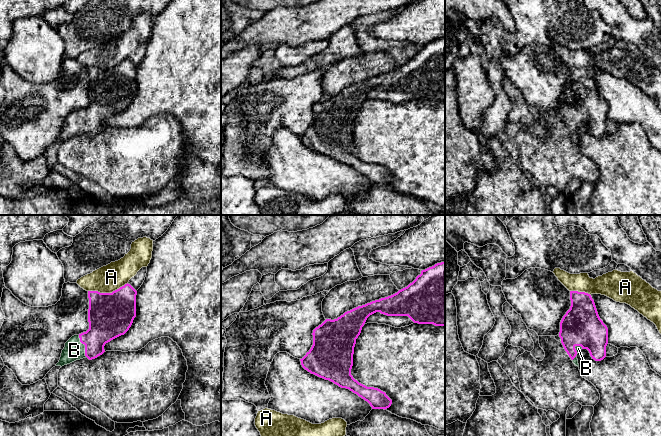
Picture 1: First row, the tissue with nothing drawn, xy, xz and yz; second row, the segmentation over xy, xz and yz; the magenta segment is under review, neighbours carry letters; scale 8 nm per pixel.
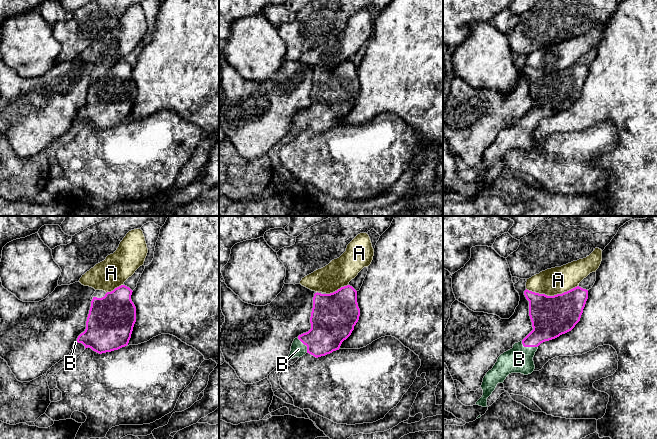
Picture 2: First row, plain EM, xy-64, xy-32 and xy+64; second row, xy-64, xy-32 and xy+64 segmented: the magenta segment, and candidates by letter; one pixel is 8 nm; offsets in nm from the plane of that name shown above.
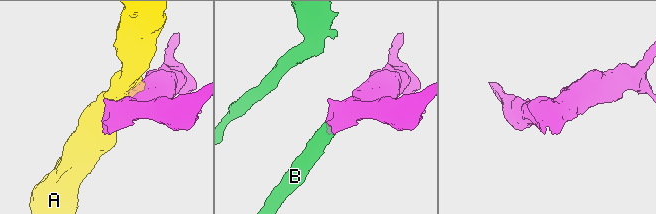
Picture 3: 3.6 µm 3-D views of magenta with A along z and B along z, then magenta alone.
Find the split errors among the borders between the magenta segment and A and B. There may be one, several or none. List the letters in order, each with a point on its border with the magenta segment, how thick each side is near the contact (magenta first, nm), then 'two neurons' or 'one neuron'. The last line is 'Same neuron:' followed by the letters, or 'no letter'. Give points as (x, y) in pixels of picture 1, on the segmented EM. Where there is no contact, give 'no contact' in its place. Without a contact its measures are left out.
A: xy (107, 293) | 360/220 nm | two neurons
B: xy (85, 346) | 280/160 nm | one neuron
Same neuron: B

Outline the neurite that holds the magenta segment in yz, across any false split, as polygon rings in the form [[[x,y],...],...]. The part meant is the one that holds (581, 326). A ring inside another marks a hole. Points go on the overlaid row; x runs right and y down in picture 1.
[[[570,291],[571,306],[560,322],[559,337],[561,343],[573,361],[579,367],[577,354],[581,349],[587,349],[595,361],[601,361],[606,357],[608,344],[608,328],[600,319],[594,300],[585,292]]]

